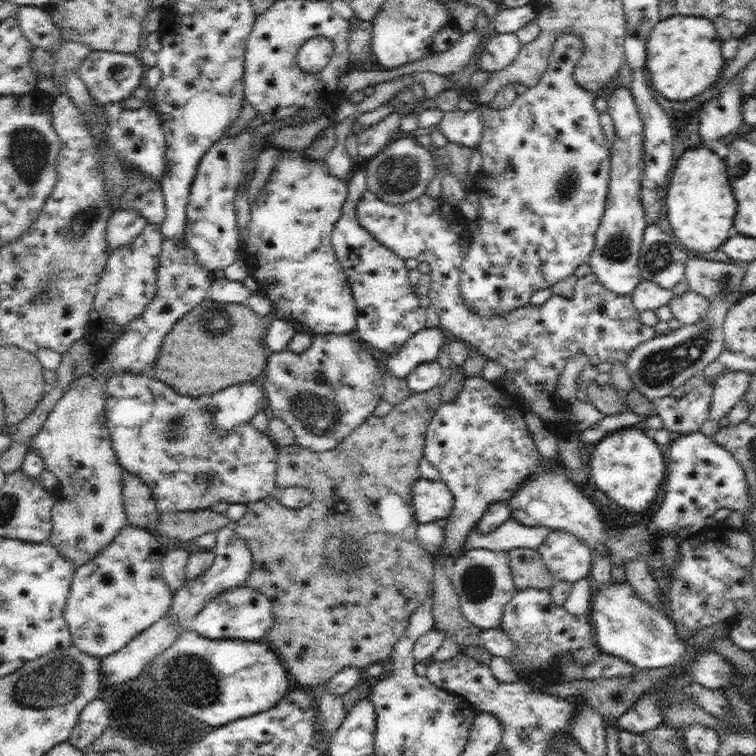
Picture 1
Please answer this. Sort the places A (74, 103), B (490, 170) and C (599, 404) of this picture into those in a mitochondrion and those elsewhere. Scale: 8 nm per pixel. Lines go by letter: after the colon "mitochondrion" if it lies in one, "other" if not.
A: other
B: other
C: other

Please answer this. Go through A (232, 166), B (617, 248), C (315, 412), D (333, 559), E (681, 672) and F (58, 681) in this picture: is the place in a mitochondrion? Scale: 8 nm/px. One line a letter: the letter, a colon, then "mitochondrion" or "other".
A: mitochondrion
B: mitochondrion
C: mitochondrion
D: mitochondrion
E: other
F: mitochondrion

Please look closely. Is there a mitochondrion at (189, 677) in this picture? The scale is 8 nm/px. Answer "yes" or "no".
yes

